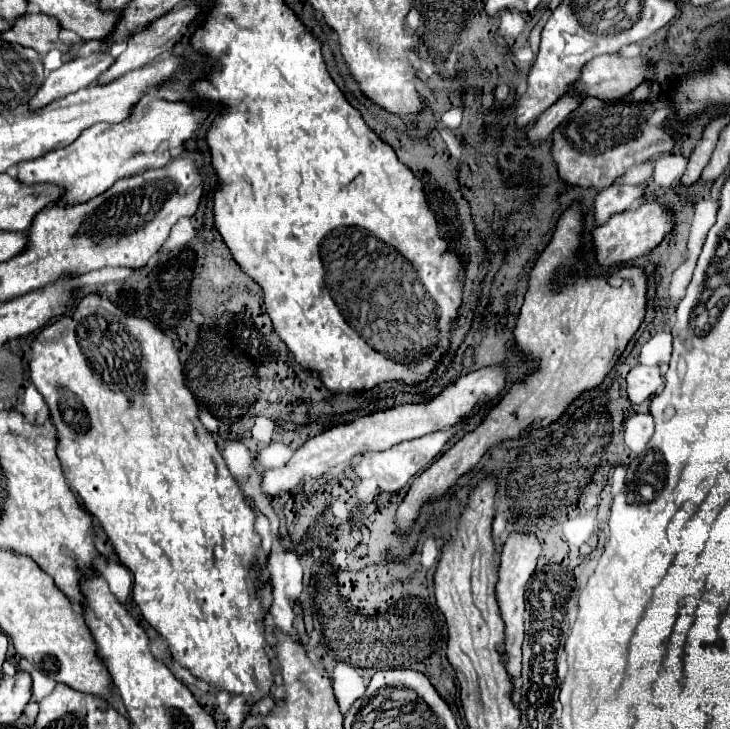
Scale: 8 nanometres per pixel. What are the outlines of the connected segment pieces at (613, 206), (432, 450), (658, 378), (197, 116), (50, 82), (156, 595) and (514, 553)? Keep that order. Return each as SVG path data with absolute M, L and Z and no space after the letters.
M612 184L604 190L600 190L596 194L594 206L592 206L594 224L596 226L606 224L612 214L628 210L632 204L638 202L640 196L642 196L642 188L638 188L638 186L616 186L616 184Z
M448 428L448 430L440 430L434 434L426 434L422 438L416 440L408 440L408 442L400 442L398 446L392 446L390 450L384 452L366 452L360 458L356 458L352 462L352 470L360 476L360 478L376 478L382 480L382 490L384 492L400 492L402 488L406 488L406 484L424 468L428 468L428 464L444 450L444 444L456 434L458 428Z
M634 366L628 372L628 398L632 404L642 404L648 396L652 396L662 386L662 374L658 366Z
M146 96L138 102L138 106L134 106L134 114L126 118L126 122L114 126L98 122L98 126L82 130L72 144L52 150L38 160L18 164L16 180L26 186L54 184L62 188L62 198L58 198L58 204L74 206L74 202L86 202L102 194L122 178L166 166L166 162L170 162L170 150L182 146L182 142L198 130L204 118L206 112L194 110L186 102L168 102Z
M90 54L62 64L58 70L48 74L44 84L38 88L38 94L34 94L34 100L28 102L28 108L38 110L38 106L48 106L58 98L90 86L112 62L114 58L110 54Z
M88 294L76 302L70 314L62 314L54 318L38 332L38 336L32 342L30 378L50 408L50 420L58 432L56 450L58 450L58 458L62 462L62 470L68 480L68 486L70 490L74 490L74 494L78 494L84 508L100 522L116 556L132 572L134 602L140 606L142 616L148 620L150 626L158 630L158 634L162 634L168 640L174 658L184 668L188 668L194 676L202 678L204 682L216 688L228 690L232 694L242 694L248 704L254 704L262 700L264 696L268 696L274 680L272 680L272 670L270 670L270 658L264 652L264 646L266 646L264 630L258 626L258 620L268 614L268 608L272 604L272 590L270 590L268 570L266 570L268 556L260 548L260 536L254 534L252 508L244 500L244 494L236 484L236 478L230 474L222 454L218 452L218 446L212 434L198 420L198 402L184 384L182 364L172 346L172 340L146 318L122 312L102 294Z
M514 532L504 540L502 546L502 564L500 564L500 572L498 572L498 604L500 604L500 612L506 624L506 668L508 674L516 680L520 678L520 646L522 646L522 636L524 636L524 604L526 604L526 584L530 580L530 576L534 574L536 568L536 560L542 554L542 542L540 538L536 538L536 534L532 532Z

